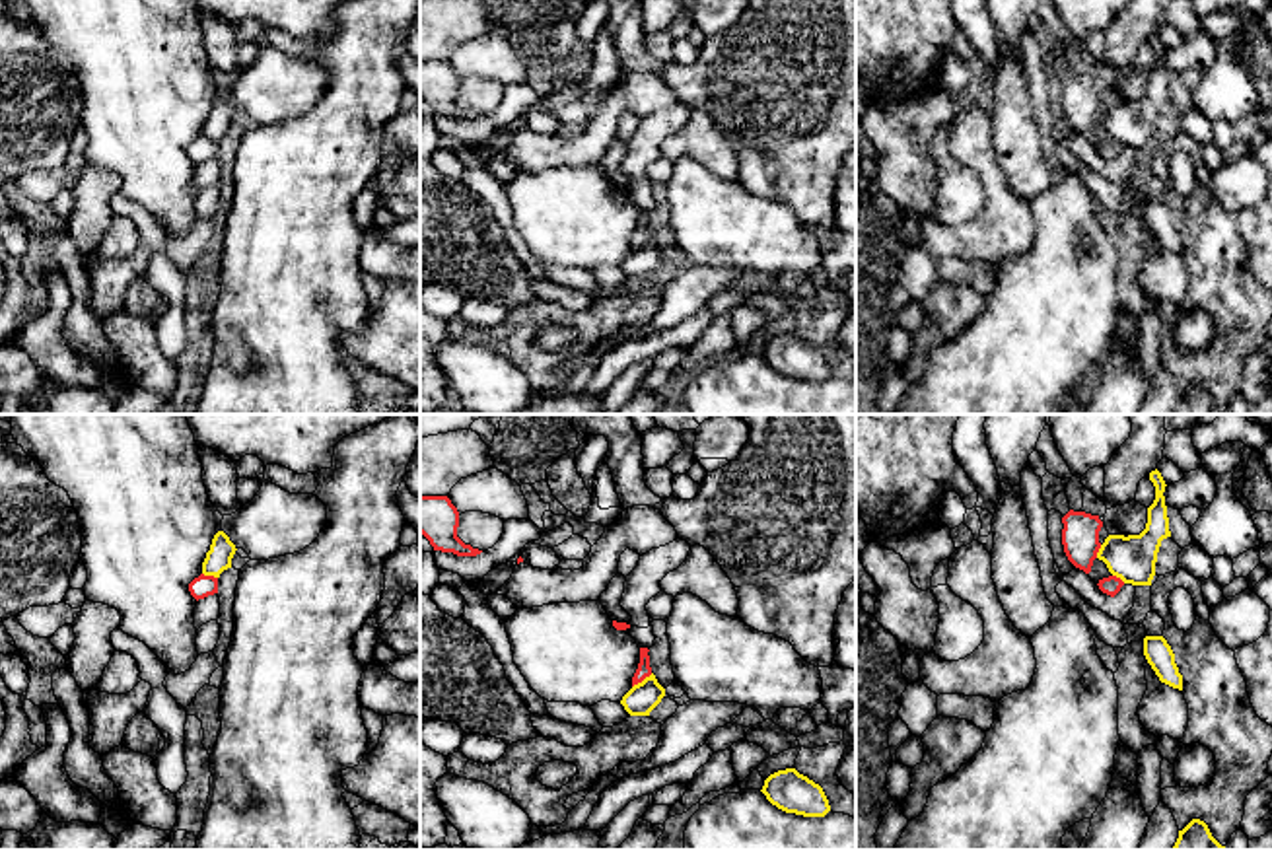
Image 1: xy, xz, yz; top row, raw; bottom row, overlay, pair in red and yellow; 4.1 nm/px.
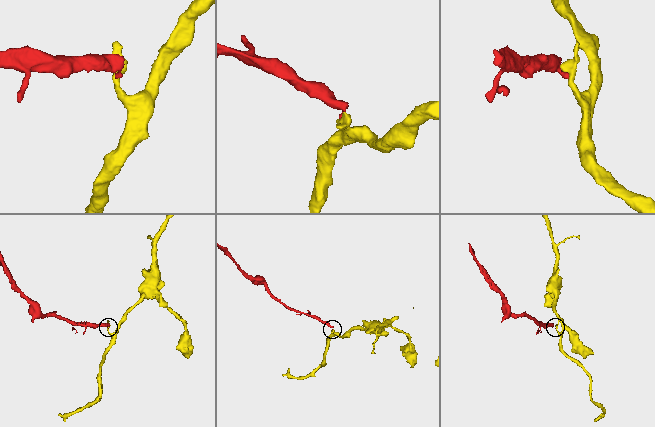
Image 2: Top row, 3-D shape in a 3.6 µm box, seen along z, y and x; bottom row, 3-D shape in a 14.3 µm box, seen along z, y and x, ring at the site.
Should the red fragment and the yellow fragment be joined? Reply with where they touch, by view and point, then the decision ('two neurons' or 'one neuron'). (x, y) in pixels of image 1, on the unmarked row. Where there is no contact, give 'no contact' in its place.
xz (642, 244) | two neurons

